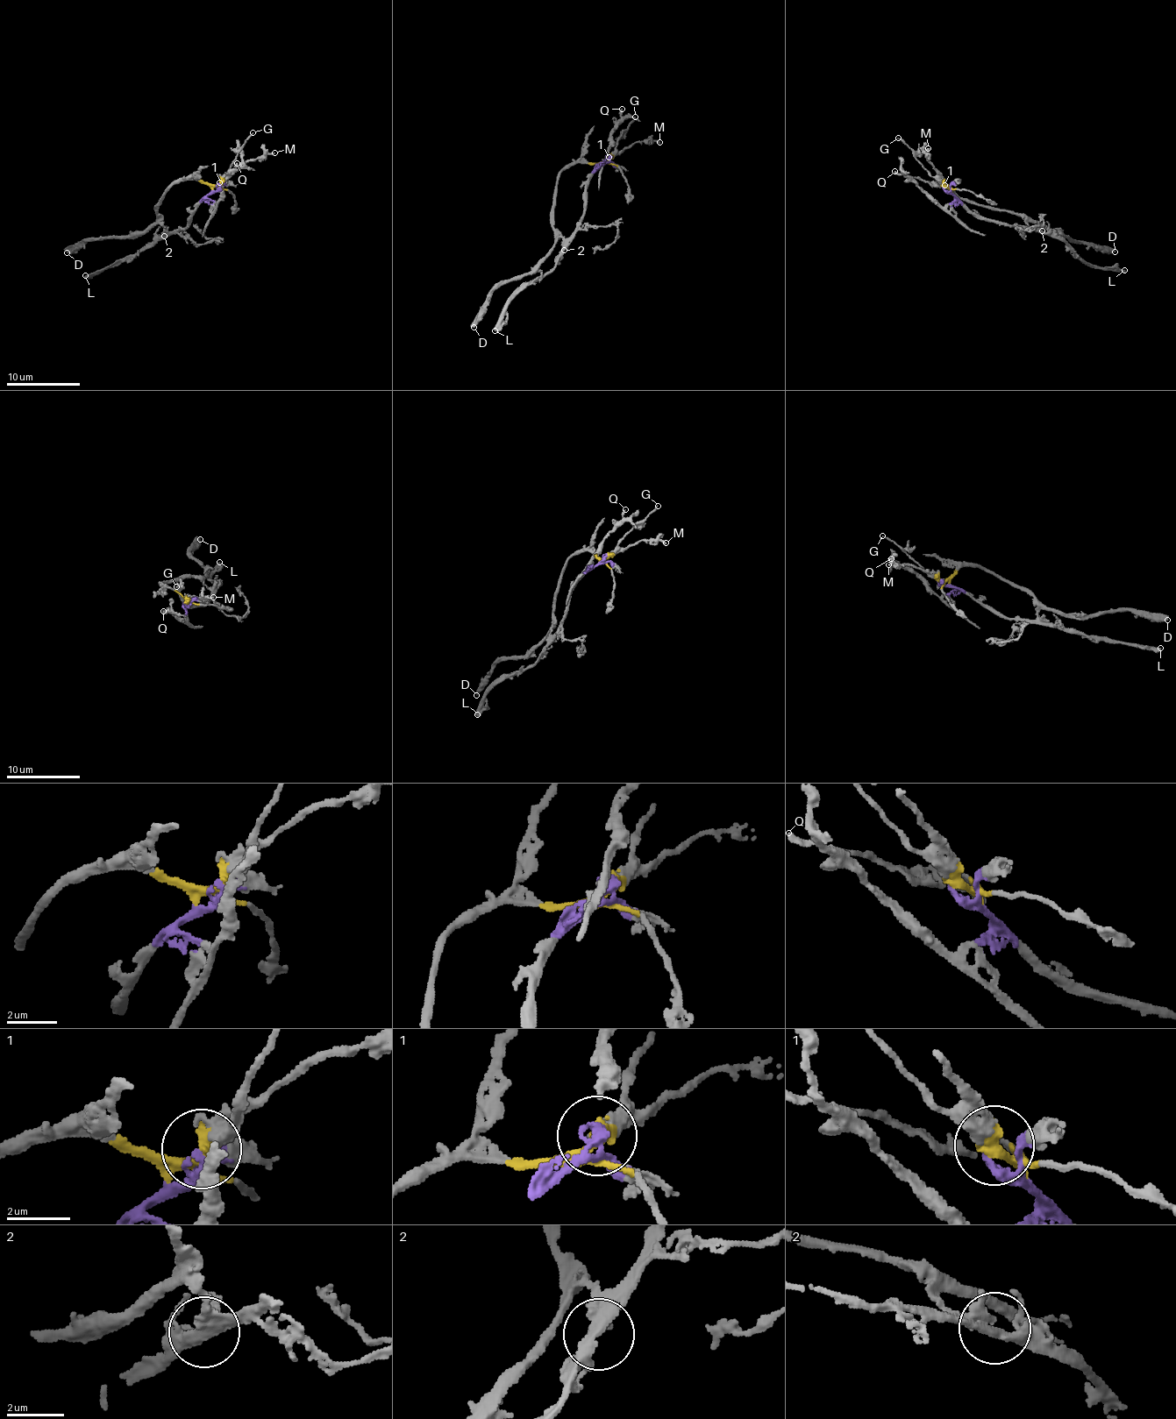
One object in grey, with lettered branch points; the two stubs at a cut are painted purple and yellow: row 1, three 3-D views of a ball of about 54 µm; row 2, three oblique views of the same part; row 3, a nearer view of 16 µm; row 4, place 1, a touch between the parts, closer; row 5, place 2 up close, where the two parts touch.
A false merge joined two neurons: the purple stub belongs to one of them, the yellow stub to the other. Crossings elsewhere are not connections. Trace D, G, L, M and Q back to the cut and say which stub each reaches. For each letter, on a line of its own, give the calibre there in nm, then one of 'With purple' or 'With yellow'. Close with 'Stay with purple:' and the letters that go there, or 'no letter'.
D: Thickness 340 nm. With yellow
G: Thickness 140 nm. With yellow
L: Thickness 480 nm. With purple
M: Thickness 200 nm. With yellow
Q: Thickness 240 nm. With purple
Stay with purple: L, Q

